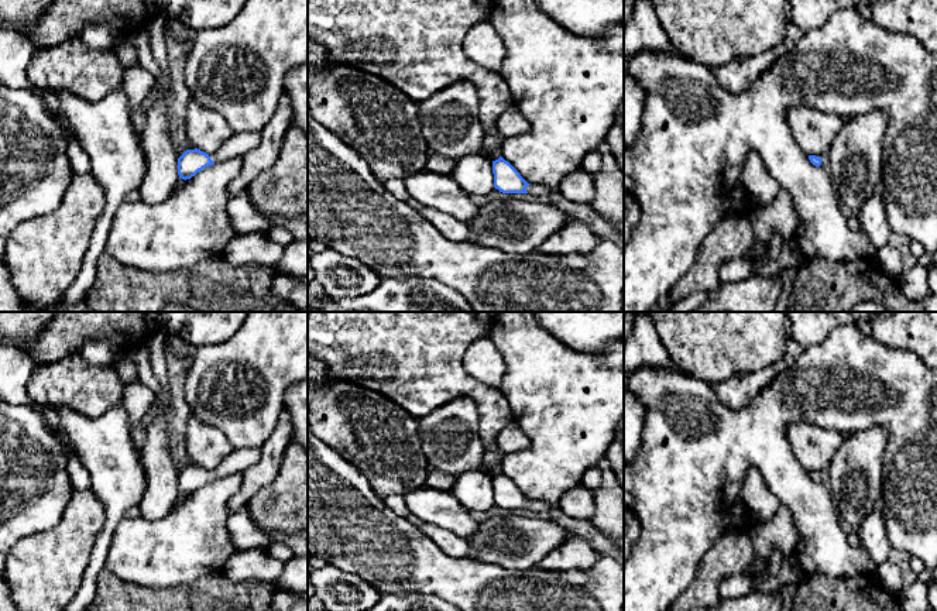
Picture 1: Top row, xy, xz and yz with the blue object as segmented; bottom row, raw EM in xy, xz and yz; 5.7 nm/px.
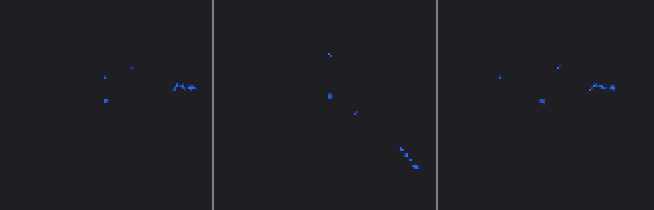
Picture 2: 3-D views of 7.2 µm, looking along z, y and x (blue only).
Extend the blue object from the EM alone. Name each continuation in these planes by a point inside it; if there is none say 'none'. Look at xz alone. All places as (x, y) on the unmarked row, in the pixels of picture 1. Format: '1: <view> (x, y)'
1: xz (534, 505)

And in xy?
1: xy (240, 459)

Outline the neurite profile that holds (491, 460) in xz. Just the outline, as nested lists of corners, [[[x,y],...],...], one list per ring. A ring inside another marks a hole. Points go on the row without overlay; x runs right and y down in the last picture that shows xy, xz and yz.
[[[494,444],[488,450],[484,450],[483,456],[483,470],[490,476],[495,477],[501,473],[501,460],[504,457],[504,452]]]

